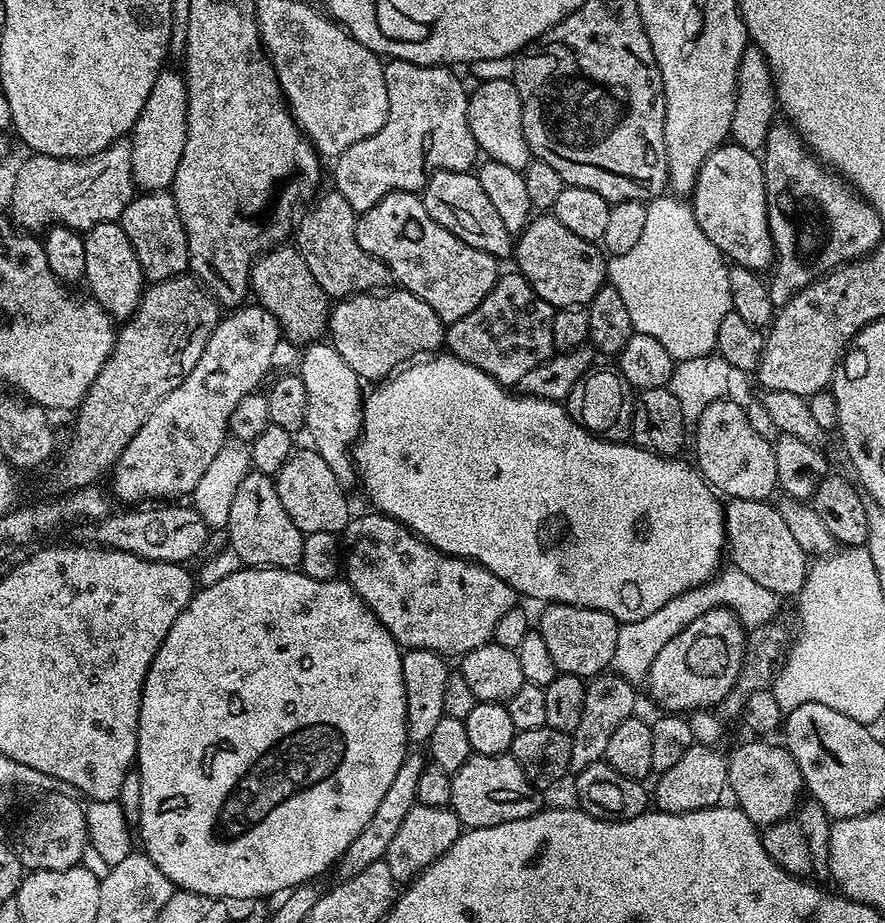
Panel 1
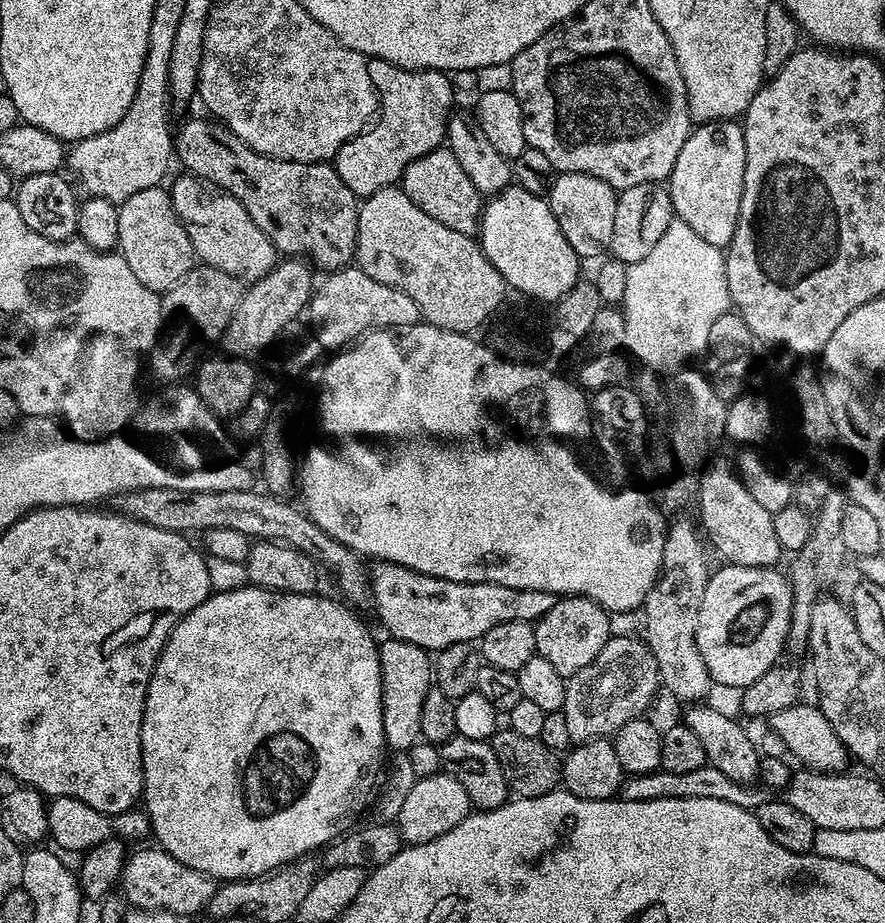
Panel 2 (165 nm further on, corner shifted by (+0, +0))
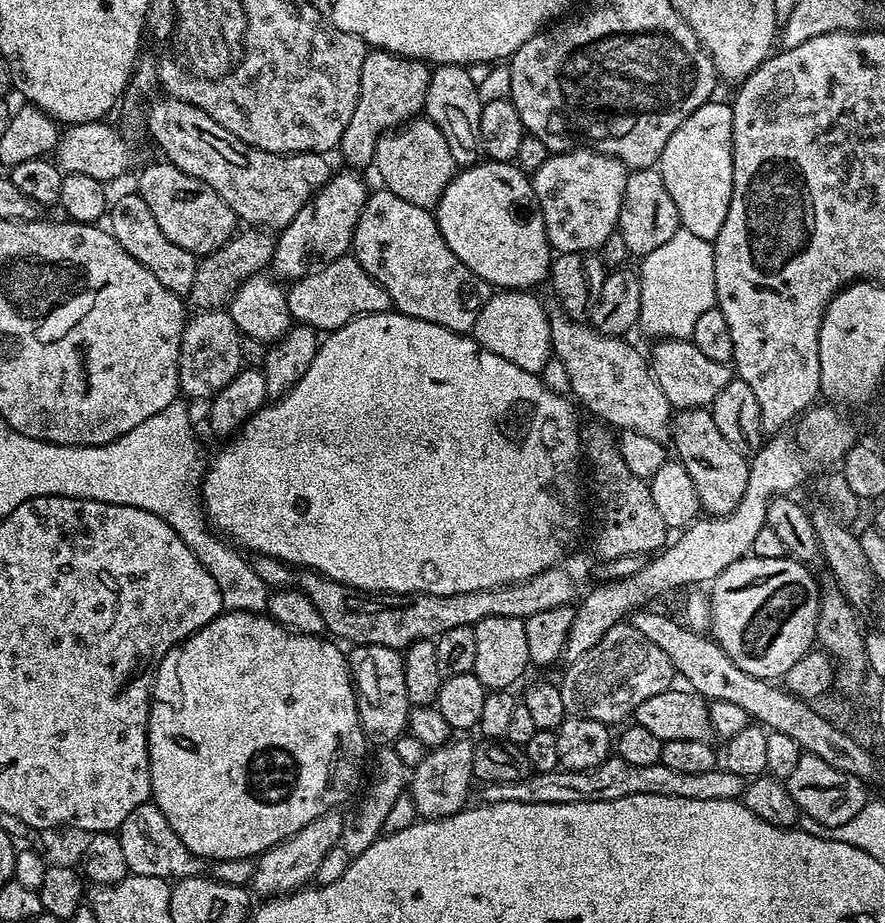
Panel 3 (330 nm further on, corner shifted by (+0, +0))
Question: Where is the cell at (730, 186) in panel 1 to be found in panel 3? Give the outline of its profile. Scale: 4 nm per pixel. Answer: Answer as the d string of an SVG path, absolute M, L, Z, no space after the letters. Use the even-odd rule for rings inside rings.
M713 98L698 106L698 110L670 134L670 142L666 142L658 165L662 182L666 182L666 190L670 190L674 206L678 206L681 229L709 242L715 241L722 230L722 222L726 222L734 186L732 105L719 104L718 100Z

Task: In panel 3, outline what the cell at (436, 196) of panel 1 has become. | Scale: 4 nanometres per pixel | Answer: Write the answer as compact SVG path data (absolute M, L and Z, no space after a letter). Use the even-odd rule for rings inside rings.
M427 118L410 120L391 132L385 132L376 143L372 164L387 191L398 194L398 198L406 198L406 202L414 202L414 206L429 210L440 203L446 186L458 171L450 146L446 146L446 138L442 138L442 130Z

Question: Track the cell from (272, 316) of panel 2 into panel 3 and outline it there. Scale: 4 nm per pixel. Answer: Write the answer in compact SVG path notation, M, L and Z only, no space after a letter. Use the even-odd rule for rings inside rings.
M333 175L332 179L306 202L306 206L302 206L302 210L294 214L291 222L279 229L270 265L271 271L277 277L285 276L288 282L295 282L313 271L312 259L315 256L320 256L321 265L341 259L351 249L354 230L358 226L358 218L369 195L370 188L358 177Z

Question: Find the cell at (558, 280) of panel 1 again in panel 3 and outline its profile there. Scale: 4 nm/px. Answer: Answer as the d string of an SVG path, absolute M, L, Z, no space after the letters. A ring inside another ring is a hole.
M488 160L457 171L436 205L434 215L442 238L446 238L446 246L450 246L460 261L493 289L532 290L536 288L535 284L549 279L554 249L548 243L542 210L538 206L531 179L515 163Z

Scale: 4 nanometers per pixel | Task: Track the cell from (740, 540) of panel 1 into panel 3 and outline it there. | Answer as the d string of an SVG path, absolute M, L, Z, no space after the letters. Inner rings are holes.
M686 408L675 413L672 421L671 447L676 447L675 455L680 463L686 466L686 474L694 482L694 488L698 490L700 507L709 517L725 516L730 514L742 502L742 496L746 494L748 485L749 457L743 456L730 442L726 442L726 437L714 426L714 418L708 408Z

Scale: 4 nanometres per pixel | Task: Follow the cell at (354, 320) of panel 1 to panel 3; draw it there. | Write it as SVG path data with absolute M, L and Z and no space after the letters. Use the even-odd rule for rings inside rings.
M341 258L317 267L295 281L287 293L293 321L308 324L320 334L334 332L360 316L372 316L375 312L387 312L392 308L392 300L384 287L370 278L355 258Z

